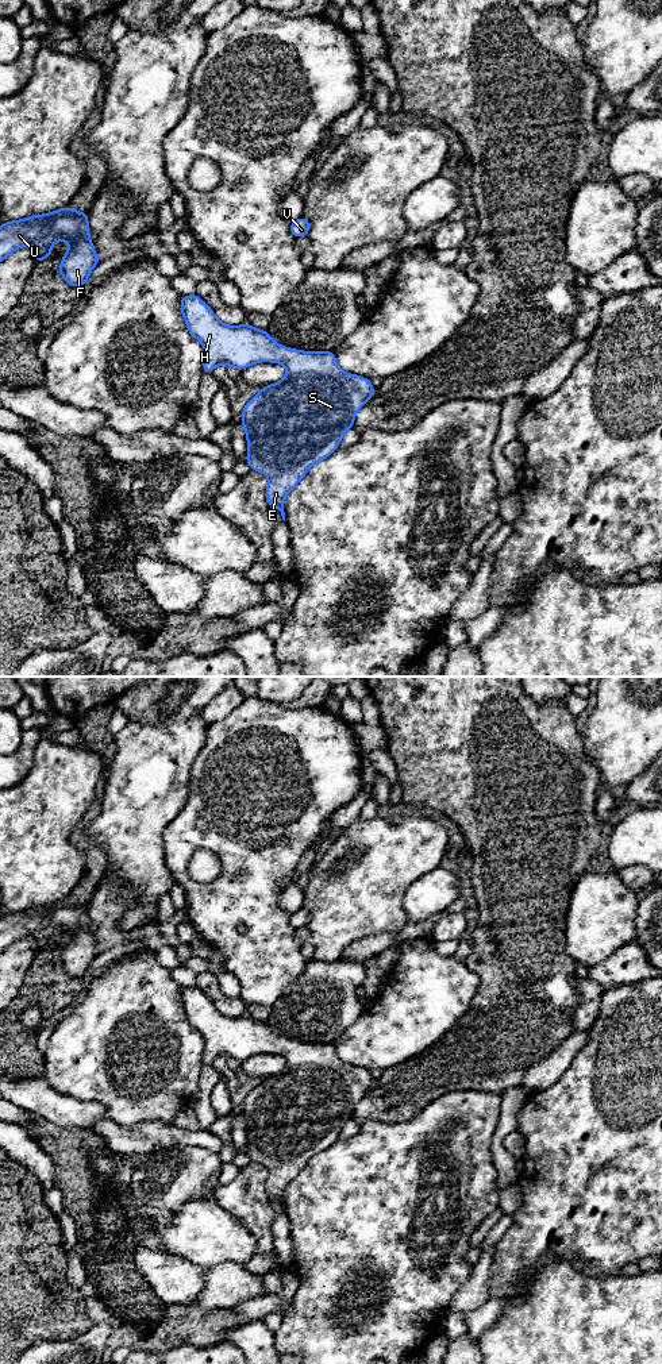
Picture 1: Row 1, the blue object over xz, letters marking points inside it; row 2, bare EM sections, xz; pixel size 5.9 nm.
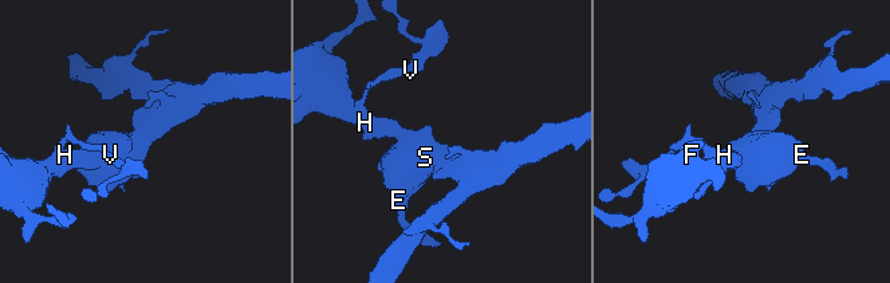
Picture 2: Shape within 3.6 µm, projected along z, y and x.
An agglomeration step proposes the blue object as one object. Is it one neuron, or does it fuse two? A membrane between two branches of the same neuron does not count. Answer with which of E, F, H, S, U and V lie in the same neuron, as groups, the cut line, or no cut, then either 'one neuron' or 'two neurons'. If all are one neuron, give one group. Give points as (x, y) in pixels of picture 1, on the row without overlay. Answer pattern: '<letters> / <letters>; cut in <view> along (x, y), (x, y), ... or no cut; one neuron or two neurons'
E F H S U V; no cut; one neuron

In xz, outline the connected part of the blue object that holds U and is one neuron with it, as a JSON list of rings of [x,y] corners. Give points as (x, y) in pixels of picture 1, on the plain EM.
[[[63,898],[50,905],[32,906],[0,918],[0,952],[18,940],[32,937],[35,952],[49,949],[51,937],[66,932],[69,941],[59,955],[59,966],[70,978],[82,978],[100,953],[89,929],[88,905]]]

